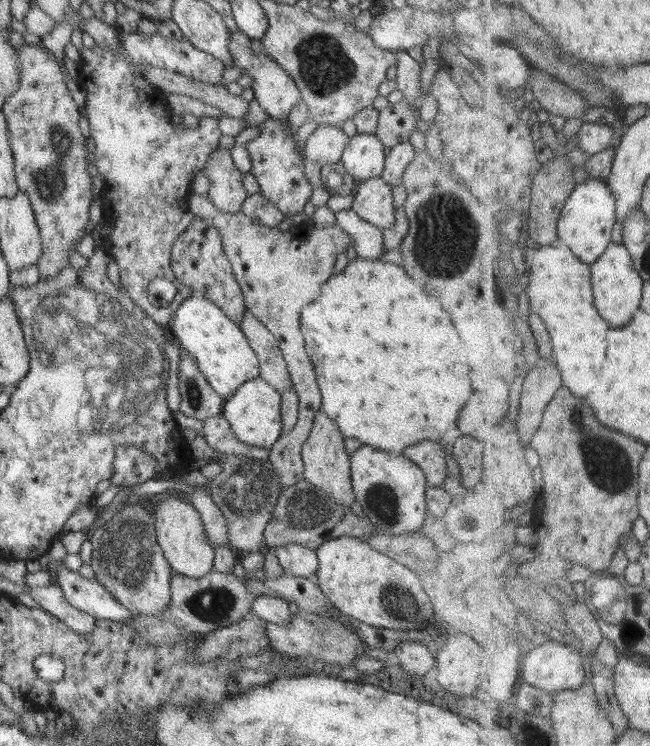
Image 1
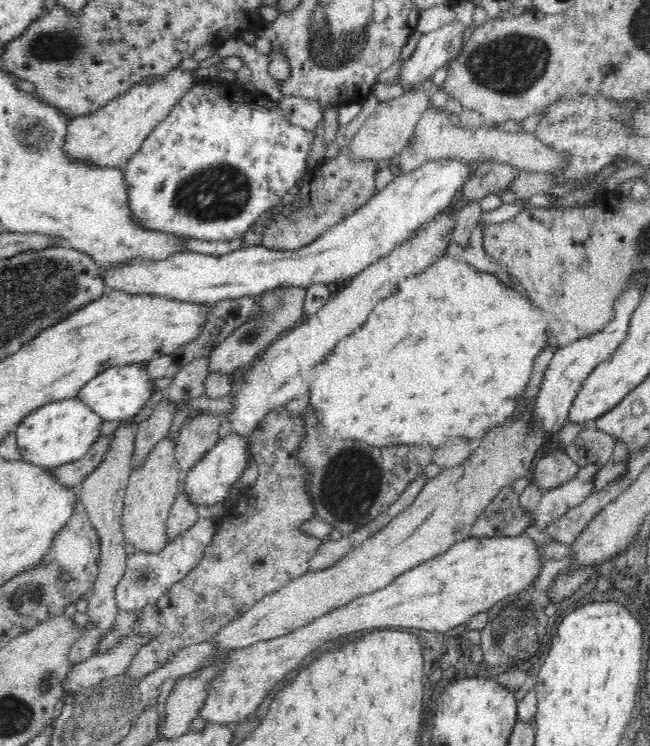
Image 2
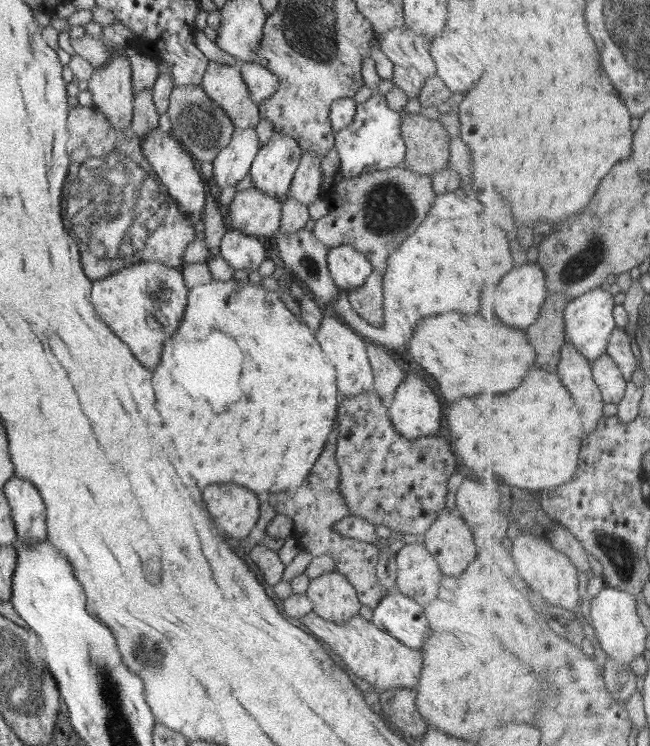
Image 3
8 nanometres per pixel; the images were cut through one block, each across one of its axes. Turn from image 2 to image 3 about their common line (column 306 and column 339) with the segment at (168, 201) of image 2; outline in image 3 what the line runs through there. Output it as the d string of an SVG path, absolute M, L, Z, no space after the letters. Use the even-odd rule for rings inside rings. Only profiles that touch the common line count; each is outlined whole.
M372 94L366 102L357 104L355 114L362 122L352 122L346 128L334 132L334 147L340 155L337 172L341 173L342 178L354 178L404 165L406 146L401 136L401 115L390 110L386 97L382 94ZM366 120L372 120L372 122L366 122Z

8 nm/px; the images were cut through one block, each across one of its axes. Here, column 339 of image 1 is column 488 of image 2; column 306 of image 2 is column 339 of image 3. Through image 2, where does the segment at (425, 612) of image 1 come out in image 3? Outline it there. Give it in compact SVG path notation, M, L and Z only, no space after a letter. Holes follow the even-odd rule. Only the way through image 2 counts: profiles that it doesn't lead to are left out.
M311 611L301 619L301 622L315 637L318 636L318 640L322 641L328 650L334 652L353 674L381 692L398 687L416 689L418 686L424 667L421 651L408 648L403 642L378 628L372 621L369 622L356 615L346 624L334 624Z

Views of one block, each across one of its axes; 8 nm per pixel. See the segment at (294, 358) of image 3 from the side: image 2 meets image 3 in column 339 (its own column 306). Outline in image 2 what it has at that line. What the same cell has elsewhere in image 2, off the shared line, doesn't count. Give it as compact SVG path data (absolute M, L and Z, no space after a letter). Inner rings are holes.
M442 256L424 272L408 275L399 280L398 288L393 295L376 303L368 315L363 327L356 329L351 335L345 336L340 344L331 350L331 353L323 360L323 363L313 368L315 376L310 384L310 390L302 400L311 406L317 422L321 428L333 439L359 440L374 447L386 447L399 445L440 444L452 437L460 437L471 443L480 440L488 429L503 423L510 415L514 414L516 400L525 393L532 364L537 354L548 343L546 340L546 326L550 327L548 316L543 309L538 308L528 298L518 285L506 286L495 275L476 270L472 265L463 262L458 257Z

